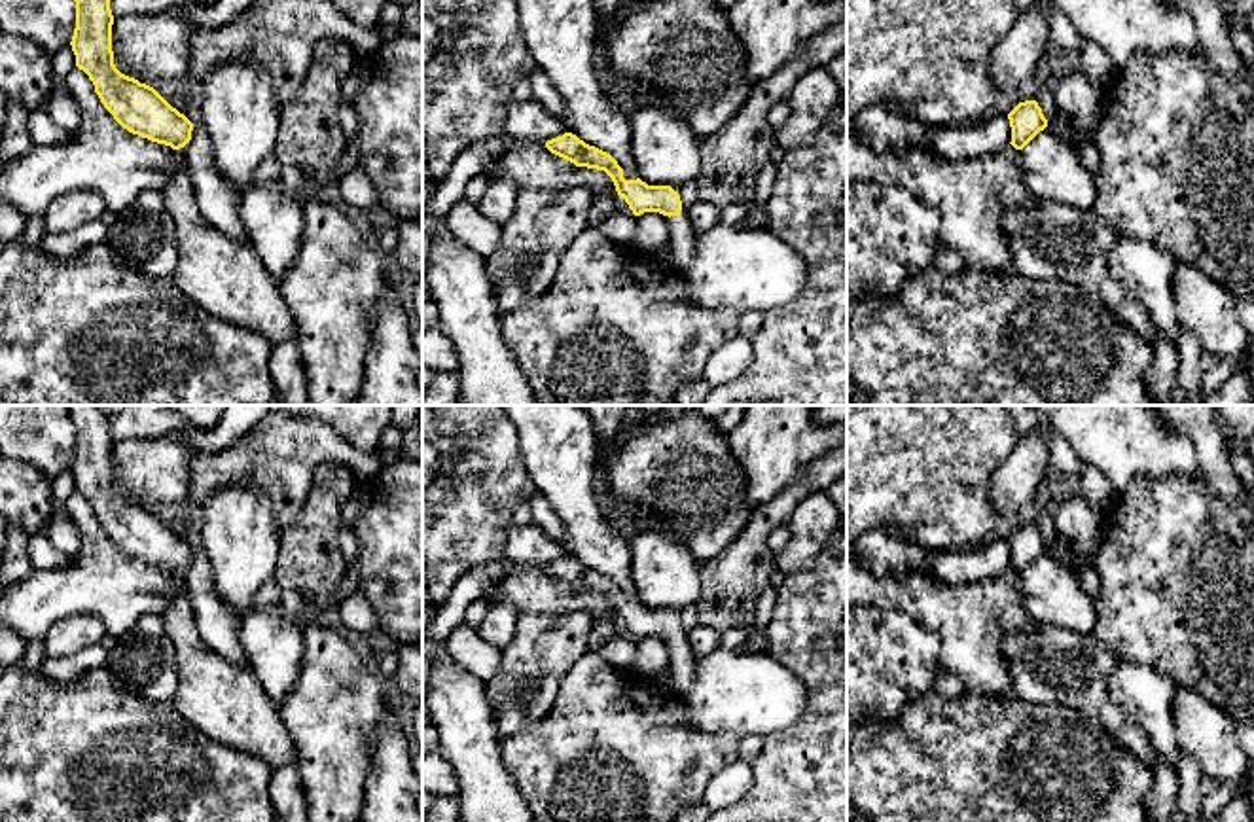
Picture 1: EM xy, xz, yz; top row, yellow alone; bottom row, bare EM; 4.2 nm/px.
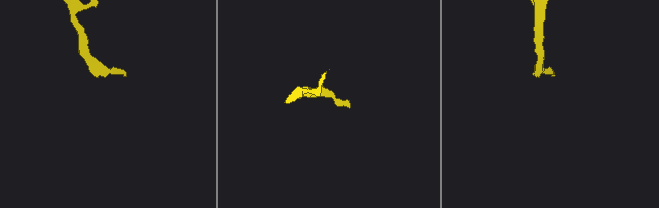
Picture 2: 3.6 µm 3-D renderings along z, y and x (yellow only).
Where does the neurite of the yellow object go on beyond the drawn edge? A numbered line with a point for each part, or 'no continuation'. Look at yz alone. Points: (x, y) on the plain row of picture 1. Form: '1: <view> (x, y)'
1: yz (970, 620)

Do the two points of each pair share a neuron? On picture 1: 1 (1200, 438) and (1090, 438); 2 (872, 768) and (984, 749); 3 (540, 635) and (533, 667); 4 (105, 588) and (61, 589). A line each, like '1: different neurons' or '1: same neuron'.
1: different neurons
2: same neuron
3: same neuron
4: same neuron

